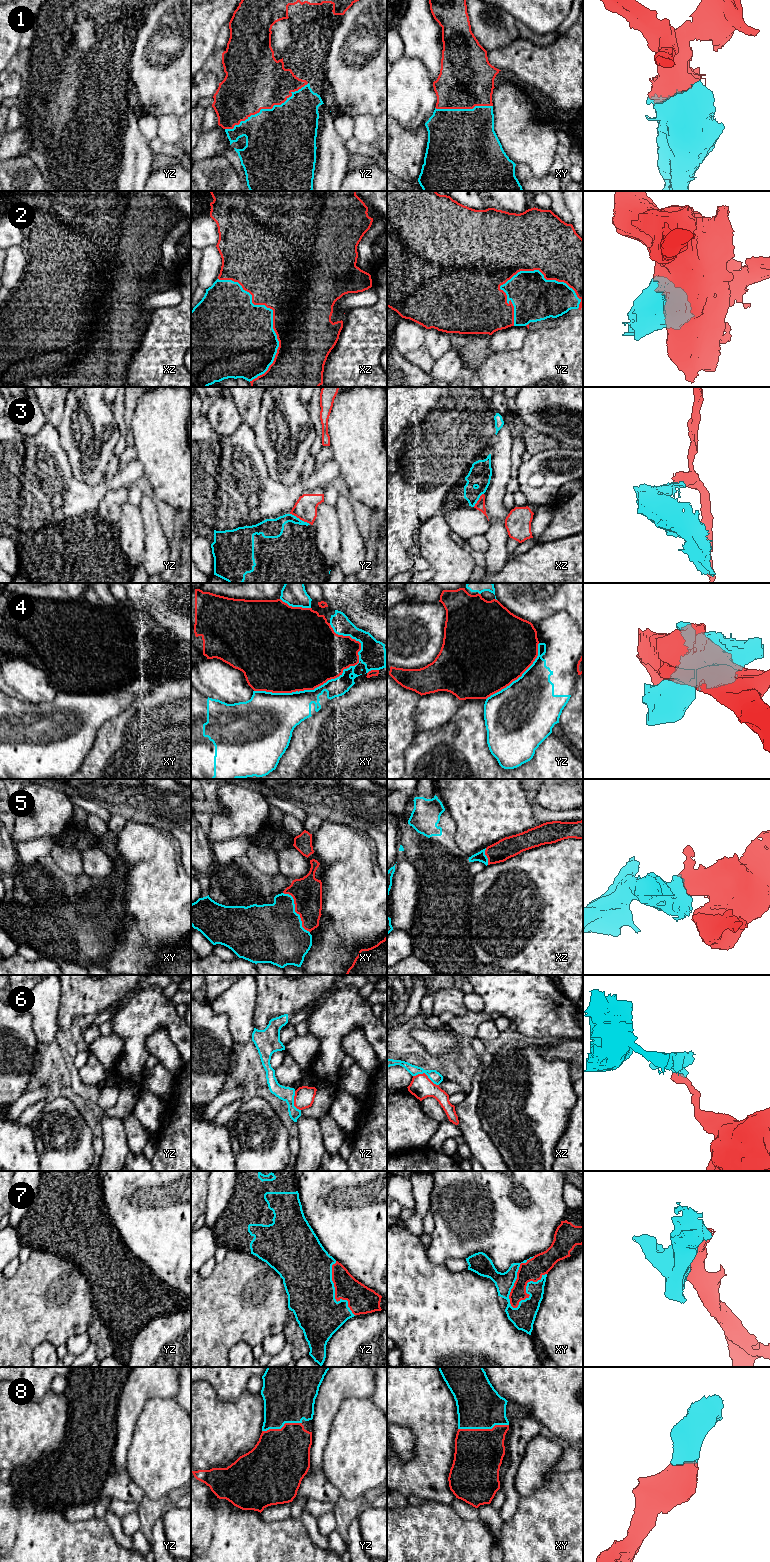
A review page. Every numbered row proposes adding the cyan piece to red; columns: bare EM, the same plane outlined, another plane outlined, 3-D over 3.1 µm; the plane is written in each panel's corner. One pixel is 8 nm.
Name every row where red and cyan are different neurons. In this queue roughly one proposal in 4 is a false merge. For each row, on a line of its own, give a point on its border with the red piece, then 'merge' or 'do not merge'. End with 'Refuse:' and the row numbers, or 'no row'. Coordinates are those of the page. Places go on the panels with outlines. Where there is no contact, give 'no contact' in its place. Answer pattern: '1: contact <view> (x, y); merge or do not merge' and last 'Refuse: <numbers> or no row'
1: contact yz (267, 108); merge
2: contact yz (542, 273); merge
3: contact yz (300, 519); do not merge
4: contact xy (316, 687); do not merge
5: contact xy (295, 911); merge
6: contact xz (426, 1075); do not merge
7: contact xy (516, 1279); merge
8: contact xy (483, 1429); merge
Refuse: 3, 4, 6

